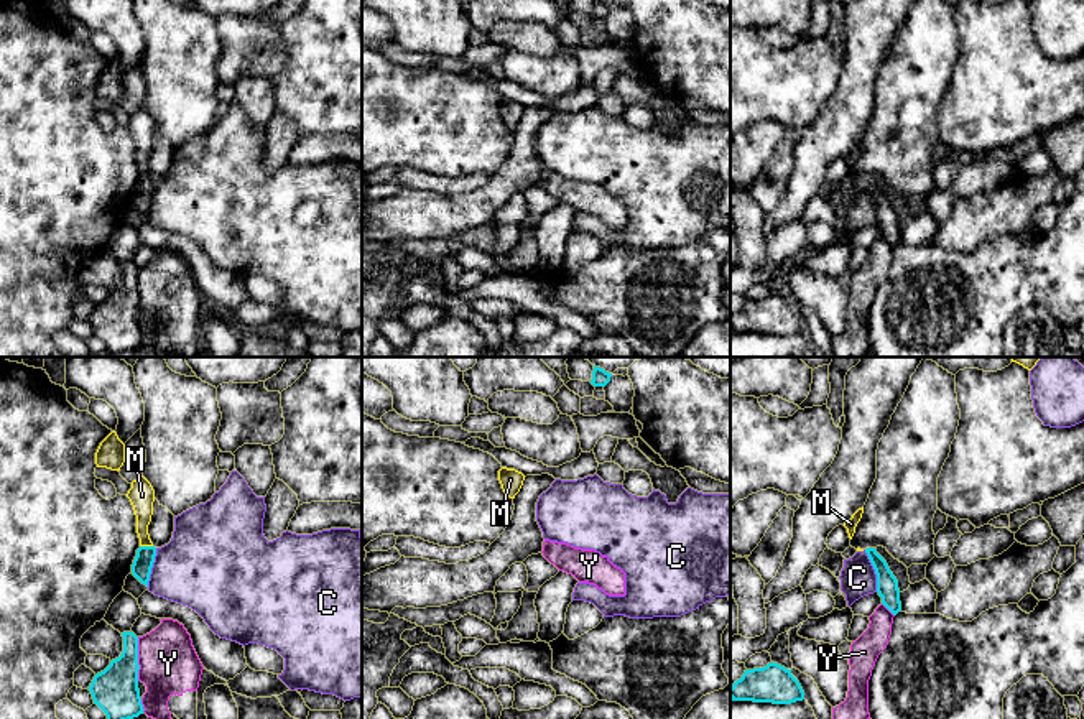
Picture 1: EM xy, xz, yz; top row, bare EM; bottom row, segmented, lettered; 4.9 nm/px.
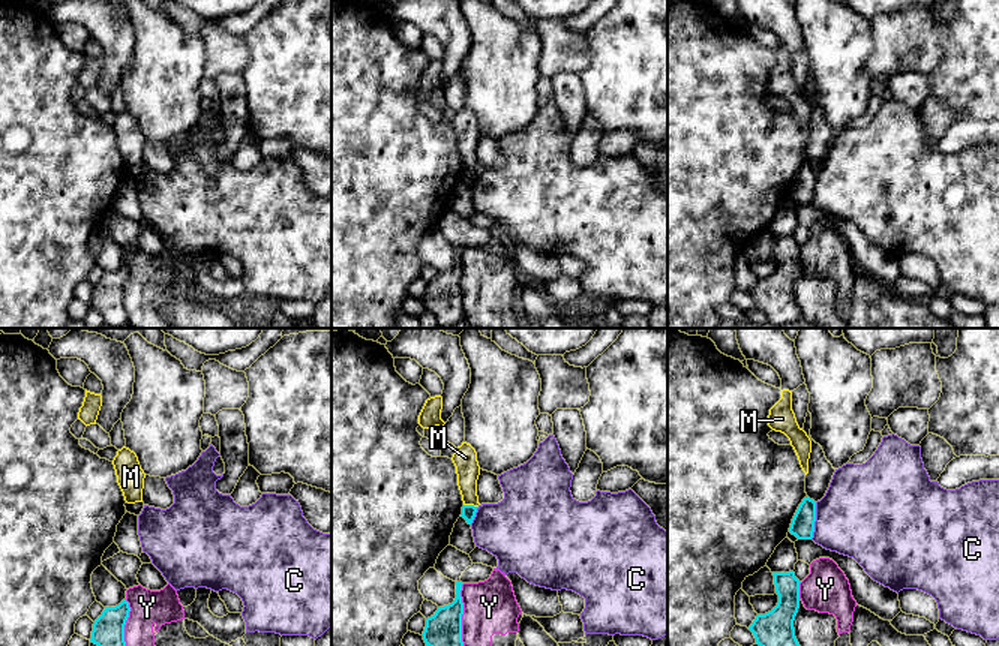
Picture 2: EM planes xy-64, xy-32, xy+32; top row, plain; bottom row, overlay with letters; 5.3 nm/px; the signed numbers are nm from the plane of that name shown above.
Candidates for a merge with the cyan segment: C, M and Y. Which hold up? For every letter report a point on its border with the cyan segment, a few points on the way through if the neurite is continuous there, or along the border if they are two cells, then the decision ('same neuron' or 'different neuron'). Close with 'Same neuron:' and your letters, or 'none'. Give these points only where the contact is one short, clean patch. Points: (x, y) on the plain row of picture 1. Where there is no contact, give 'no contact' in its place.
C: contact yz (875, 203); border yz (864, 181), (875, 206), (877, 222); different neuron
M: contact xy (147, 178); border xy (140, 176), (152, 178); different neuron
Y: contact xy (137, 290); different neuron
Same neuron: none

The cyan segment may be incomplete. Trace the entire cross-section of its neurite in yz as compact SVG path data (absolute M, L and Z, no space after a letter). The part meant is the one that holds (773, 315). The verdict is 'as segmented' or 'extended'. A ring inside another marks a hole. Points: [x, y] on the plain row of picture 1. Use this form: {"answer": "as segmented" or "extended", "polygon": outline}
{"answer": "as segmented", "polygon": "M771 293L763 299L745 301L730 318L730 331L791 336L803 332L804 322L791 301Z"}

